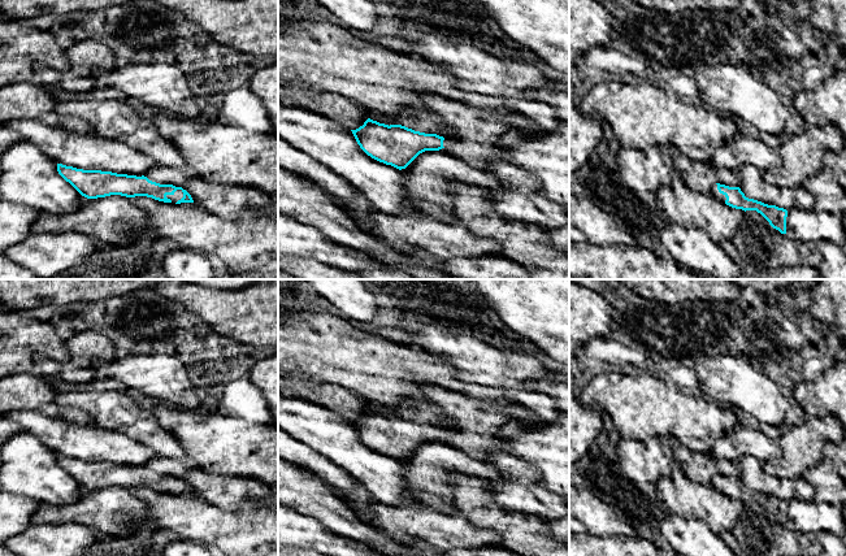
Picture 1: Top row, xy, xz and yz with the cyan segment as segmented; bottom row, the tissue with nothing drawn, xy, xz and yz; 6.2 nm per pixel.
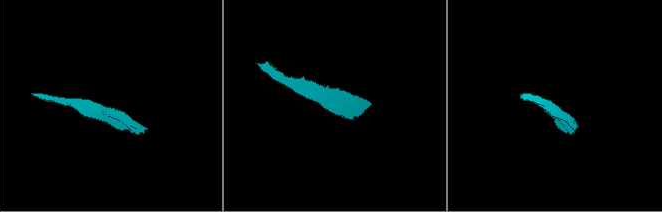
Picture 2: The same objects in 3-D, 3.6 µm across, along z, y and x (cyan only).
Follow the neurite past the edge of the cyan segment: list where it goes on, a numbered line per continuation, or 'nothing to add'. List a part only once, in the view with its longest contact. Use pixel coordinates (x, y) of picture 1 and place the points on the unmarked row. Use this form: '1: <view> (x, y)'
1: xz (425, 412)

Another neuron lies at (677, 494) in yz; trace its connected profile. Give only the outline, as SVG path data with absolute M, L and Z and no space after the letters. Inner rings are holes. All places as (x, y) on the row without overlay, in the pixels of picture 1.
M676 460L671 475L656 482L656 492L659 507L685 520L702 521L717 535L734 529L745 505L712 485L693 482Z

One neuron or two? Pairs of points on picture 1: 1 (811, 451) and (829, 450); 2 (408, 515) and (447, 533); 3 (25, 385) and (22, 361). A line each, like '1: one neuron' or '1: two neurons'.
1: two neurons
2: one neuron
3: two neurons

